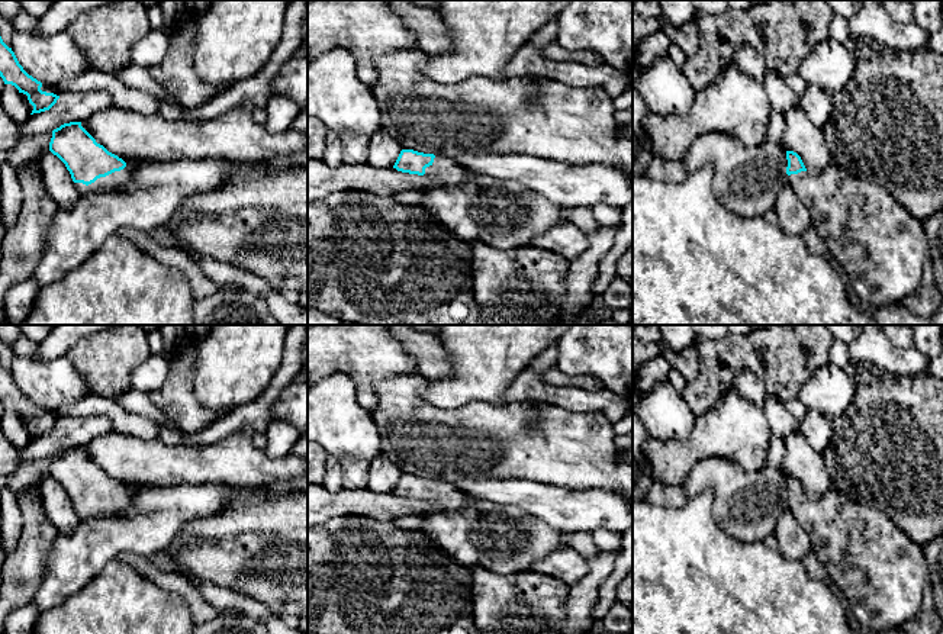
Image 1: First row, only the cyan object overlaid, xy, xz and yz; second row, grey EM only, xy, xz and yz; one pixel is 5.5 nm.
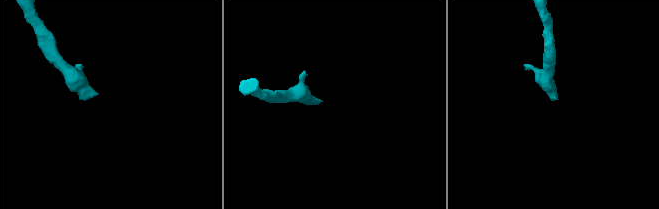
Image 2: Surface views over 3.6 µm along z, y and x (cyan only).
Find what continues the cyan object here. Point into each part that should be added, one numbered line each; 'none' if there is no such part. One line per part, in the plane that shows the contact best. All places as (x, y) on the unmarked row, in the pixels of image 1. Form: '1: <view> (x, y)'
1: xy (116, 505)

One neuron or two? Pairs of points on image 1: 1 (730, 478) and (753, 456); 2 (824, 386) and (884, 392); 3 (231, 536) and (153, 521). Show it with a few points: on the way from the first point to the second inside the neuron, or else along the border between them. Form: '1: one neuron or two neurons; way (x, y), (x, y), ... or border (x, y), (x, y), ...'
1: two neurons; border (708, 459), (726, 457), (749, 472), (765, 466)
2: two neurons; border (852, 379), (853, 398), (846, 411), (834, 418)
3: two neurons; border (212, 514), (186, 521), (163, 550)

